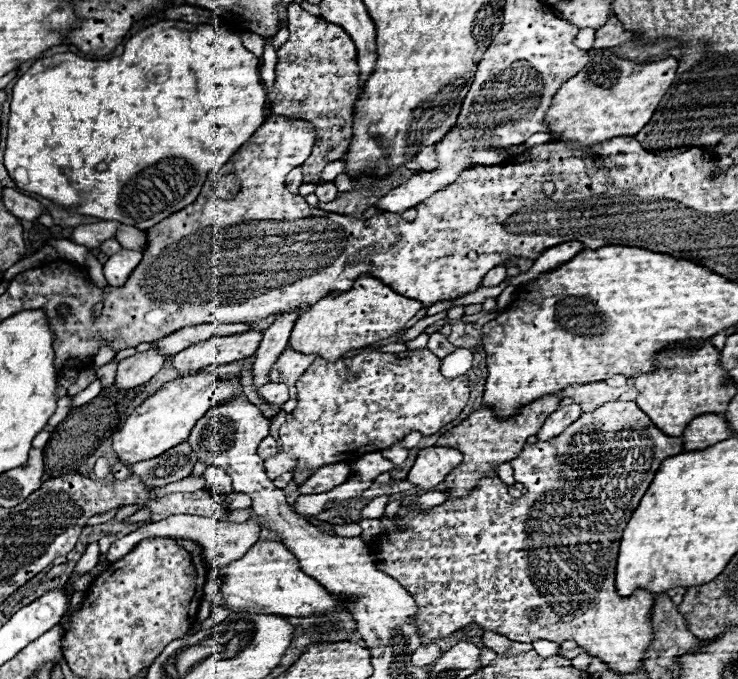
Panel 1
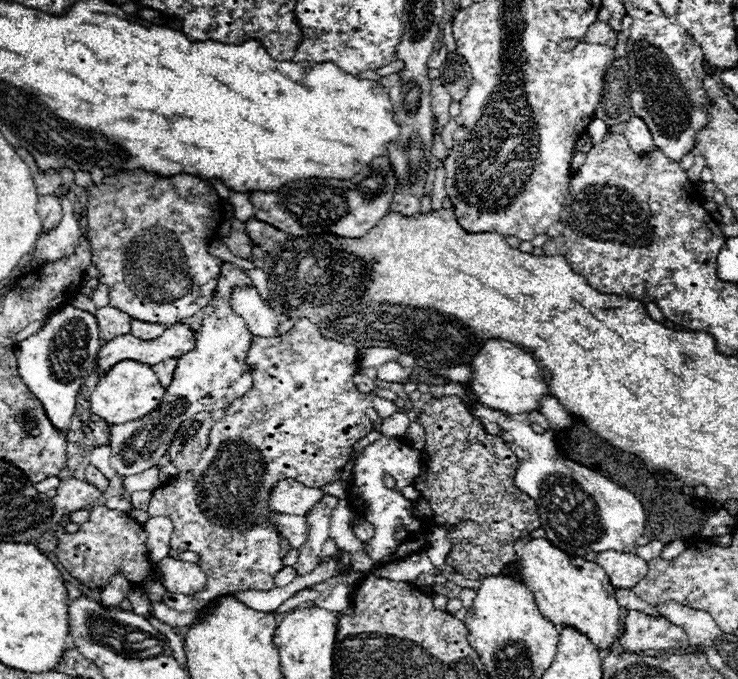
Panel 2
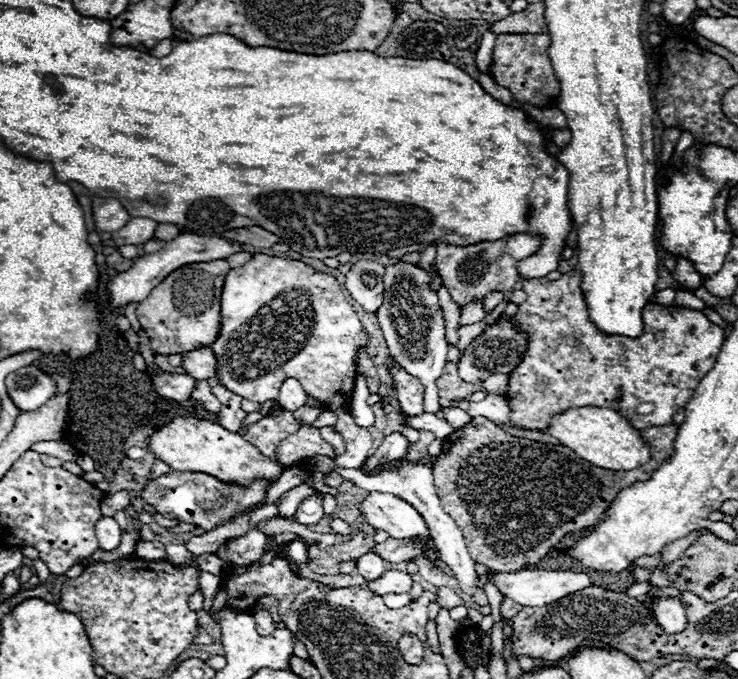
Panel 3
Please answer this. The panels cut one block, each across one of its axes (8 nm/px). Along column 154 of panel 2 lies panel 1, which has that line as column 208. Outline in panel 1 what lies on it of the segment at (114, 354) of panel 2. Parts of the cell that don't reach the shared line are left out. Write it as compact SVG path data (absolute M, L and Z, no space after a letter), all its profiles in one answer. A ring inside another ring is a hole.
M248 330L244 334L234 334L228 338L210 338L172 356L172 366L180 374L188 374L190 370L200 370L206 364L232 364L254 356L260 342L260 330Z

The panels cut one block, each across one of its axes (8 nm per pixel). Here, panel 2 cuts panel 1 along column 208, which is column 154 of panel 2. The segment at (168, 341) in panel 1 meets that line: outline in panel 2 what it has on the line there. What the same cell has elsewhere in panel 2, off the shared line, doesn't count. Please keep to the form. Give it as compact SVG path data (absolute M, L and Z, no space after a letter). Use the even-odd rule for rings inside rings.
M132 320L132 334L140 340L152 340L158 338L166 330L164 324L148 324L148 322L138 322Z

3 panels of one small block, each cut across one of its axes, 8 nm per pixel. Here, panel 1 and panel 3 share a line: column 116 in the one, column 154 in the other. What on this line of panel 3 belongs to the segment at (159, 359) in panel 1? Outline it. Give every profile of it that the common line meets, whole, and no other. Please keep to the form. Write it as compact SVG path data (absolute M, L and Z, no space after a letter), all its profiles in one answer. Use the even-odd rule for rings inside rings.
M158 370L150 378L152 378L152 384L158 394L162 394L164 398L176 400L176 402L188 400L194 386L196 386L196 380L188 374L172 374L172 372Z

